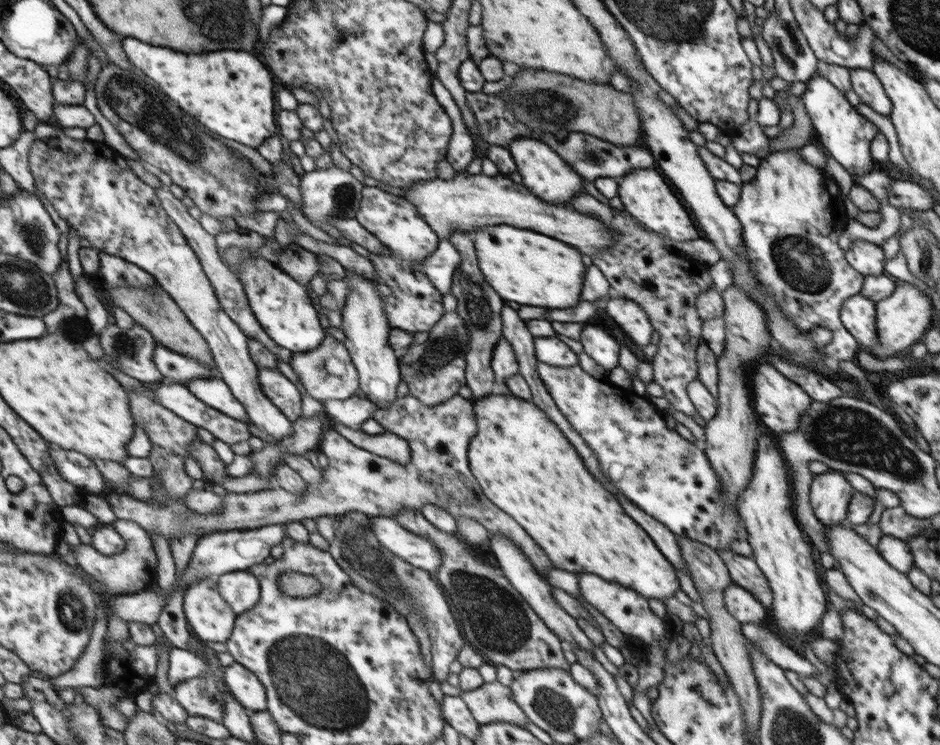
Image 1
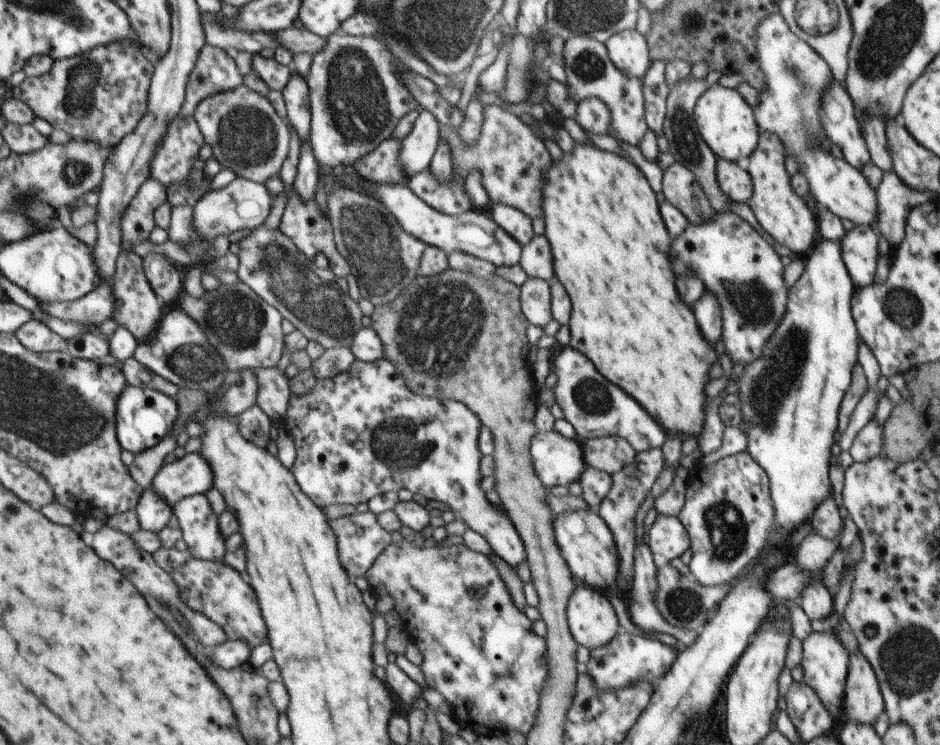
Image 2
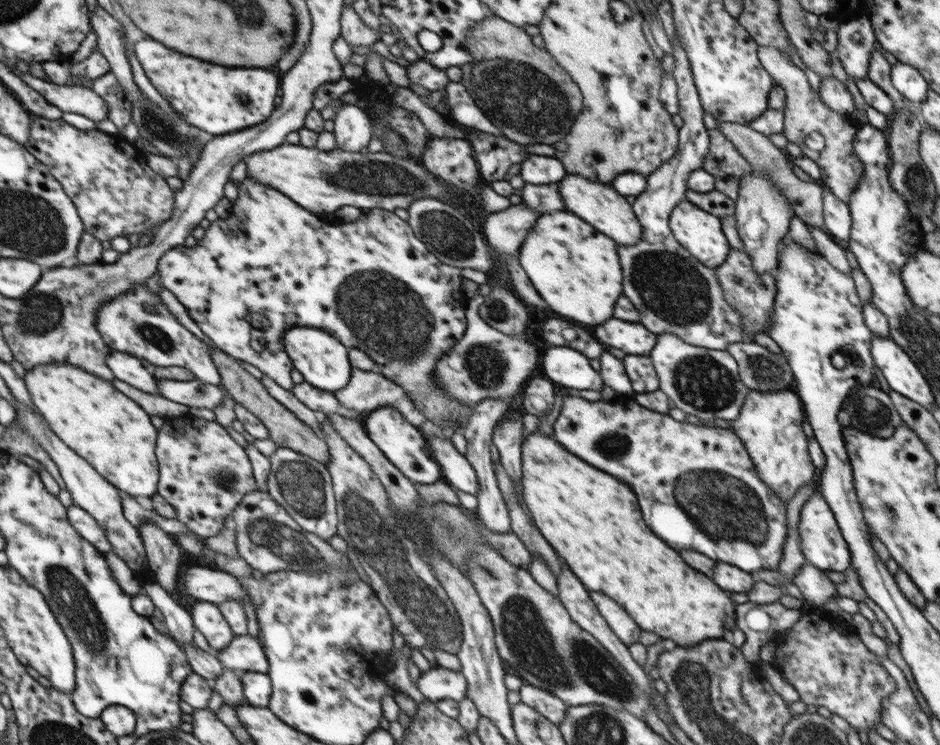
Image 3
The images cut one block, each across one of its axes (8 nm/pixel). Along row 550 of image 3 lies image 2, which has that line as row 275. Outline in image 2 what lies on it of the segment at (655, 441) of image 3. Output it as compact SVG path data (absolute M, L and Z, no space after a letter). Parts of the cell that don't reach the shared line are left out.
M731 211L716 212L712 220L702 222L702 224L692 224L688 221L686 230L672 240L672 256L674 256L676 274L684 274L688 270L698 274L704 280L706 288L718 298L722 312L724 312L722 340L726 346L722 346L722 350L732 360L733 366L737 364L748 366L756 358L760 358L764 344L768 342L770 336L773 336L786 313L789 292L783 278L785 267L782 265L781 257L770 244L740 216Z

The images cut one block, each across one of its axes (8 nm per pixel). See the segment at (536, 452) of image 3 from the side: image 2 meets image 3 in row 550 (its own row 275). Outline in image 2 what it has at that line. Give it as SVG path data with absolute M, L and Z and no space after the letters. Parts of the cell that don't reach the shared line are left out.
M575 143L571 153L565 153L561 160L553 160L552 166L548 168L548 172L544 172L542 176L542 192L544 192L544 236L550 240L552 246L552 268L554 268L554 277L560 284L566 286L568 296L572 300L572 313L568 325L570 326L570 344L571 348L582 352L591 362L596 371L611 384L622 388L624 392L630 394L637 404L640 404L664 430L667 435L676 436L682 434L685 438L688 436L700 436L702 428L704 428L704 406L706 406L706 384L710 380L708 372L712 368L712 364L718 360L714 348L704 340L704 336L700 334L700 328L696 324L696 318L690 310L690 306L686 306L674 286L676 276L672 270L672 260L668 260L668 252L672 246L673 237L668 234L664 220L660 216L658 210L658 200L656 193L650 188L648 180L635 164L626 157L620 157L620 154L601 150L597 146L589 144Z

